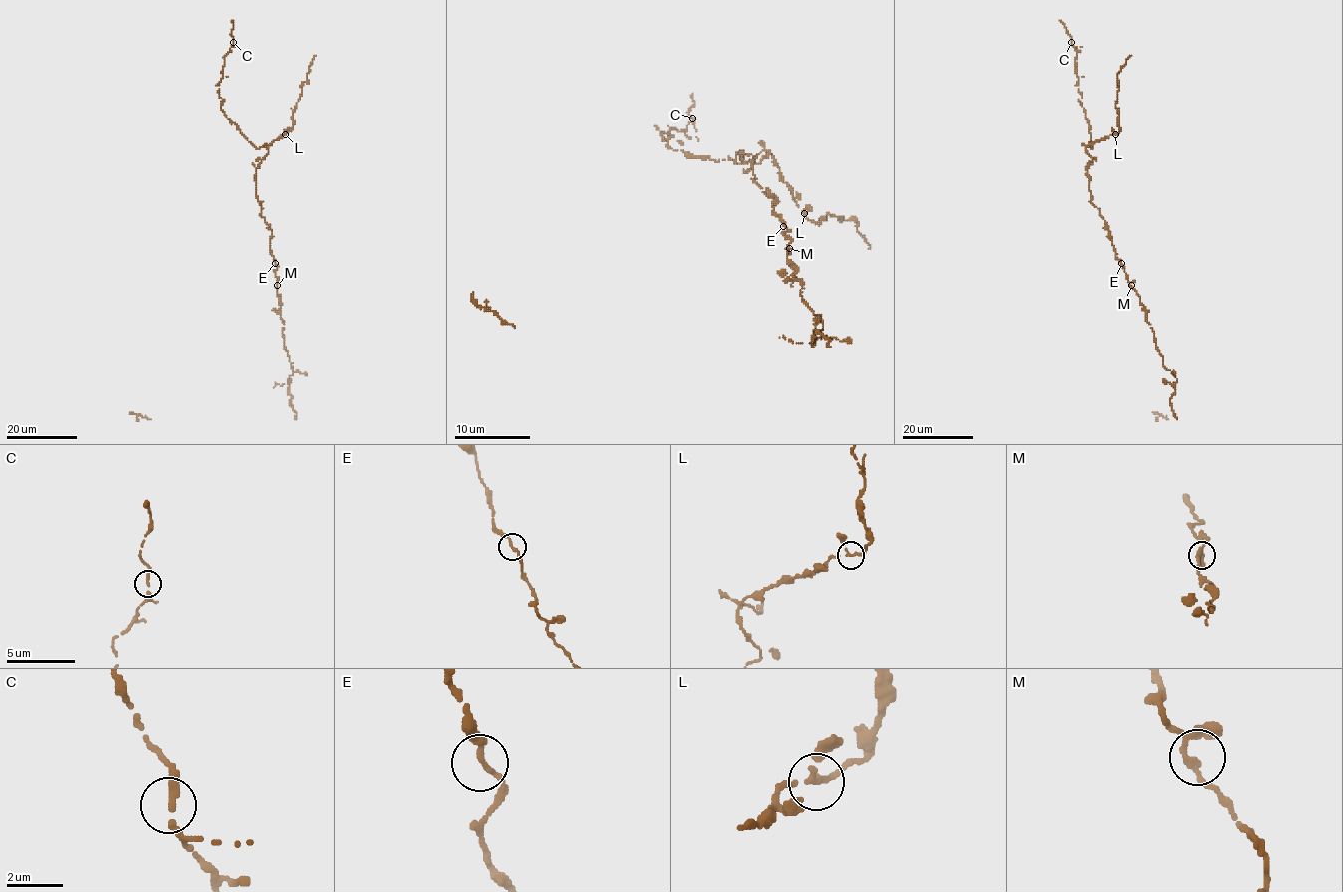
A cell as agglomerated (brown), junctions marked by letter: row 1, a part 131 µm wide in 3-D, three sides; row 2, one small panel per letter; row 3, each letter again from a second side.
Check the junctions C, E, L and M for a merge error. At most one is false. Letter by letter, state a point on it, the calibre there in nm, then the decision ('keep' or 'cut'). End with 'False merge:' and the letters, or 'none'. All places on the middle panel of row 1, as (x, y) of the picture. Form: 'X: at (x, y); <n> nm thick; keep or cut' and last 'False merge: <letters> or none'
C: at (692, 118); 240 nm thick; keep
E: at (783, 226); 220 nm thick; keep
L: at (804, 213); 170 nm thick; keep
M: at (789, 248); 170 nm thick; keep
False merge: none

